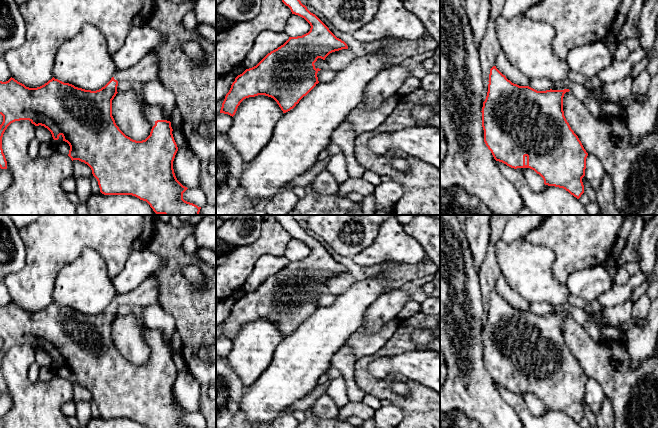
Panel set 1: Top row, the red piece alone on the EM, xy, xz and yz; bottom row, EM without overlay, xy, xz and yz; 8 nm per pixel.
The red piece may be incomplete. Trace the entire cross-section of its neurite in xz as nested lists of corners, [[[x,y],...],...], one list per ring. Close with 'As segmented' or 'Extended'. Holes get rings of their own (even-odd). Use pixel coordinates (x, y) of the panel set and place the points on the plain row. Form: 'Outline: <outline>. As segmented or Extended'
Outline: [[[292,215],[273,216],[290,232],[292,238],[304,242],[310,248],[310,255],[302,260],[289,261],[283,269],[268,277],[256,290],[238,299],[225,320],[220,337],[233,341],[244,323],[258,319],[273,322],[283,337],[286,337],[319,307],[317,297],[321,293],[316,293],[314,289],[317,283],[325,284],[332,276],[348,273],[347,268],[337,262],[315,238],[311,237]]]. As segmented

